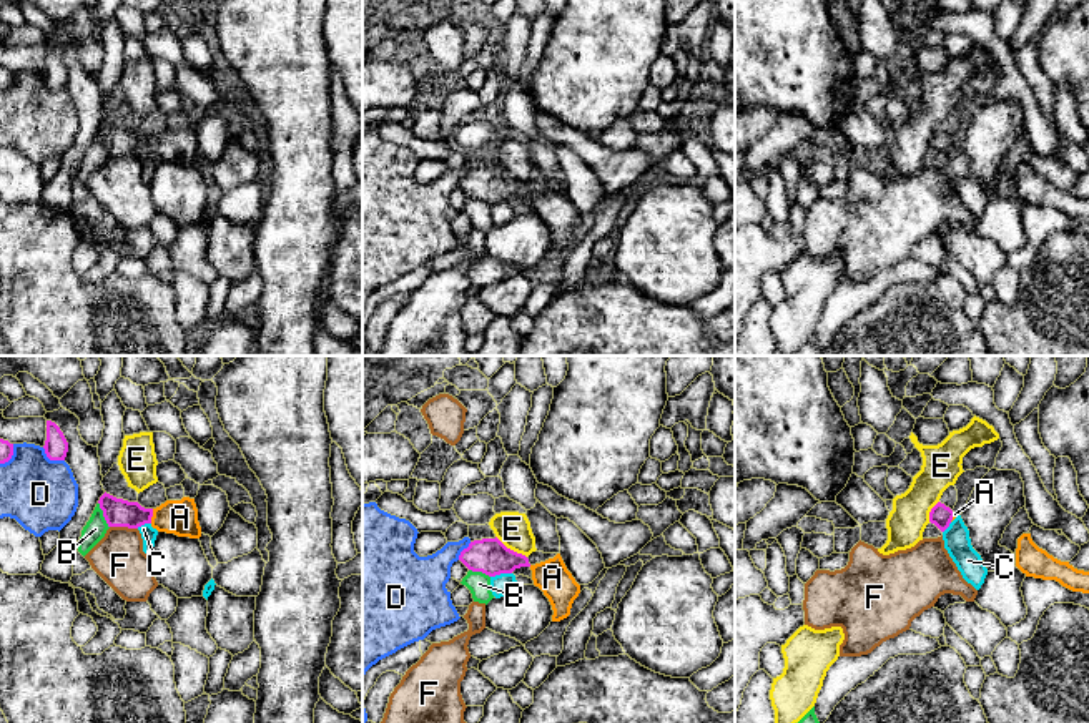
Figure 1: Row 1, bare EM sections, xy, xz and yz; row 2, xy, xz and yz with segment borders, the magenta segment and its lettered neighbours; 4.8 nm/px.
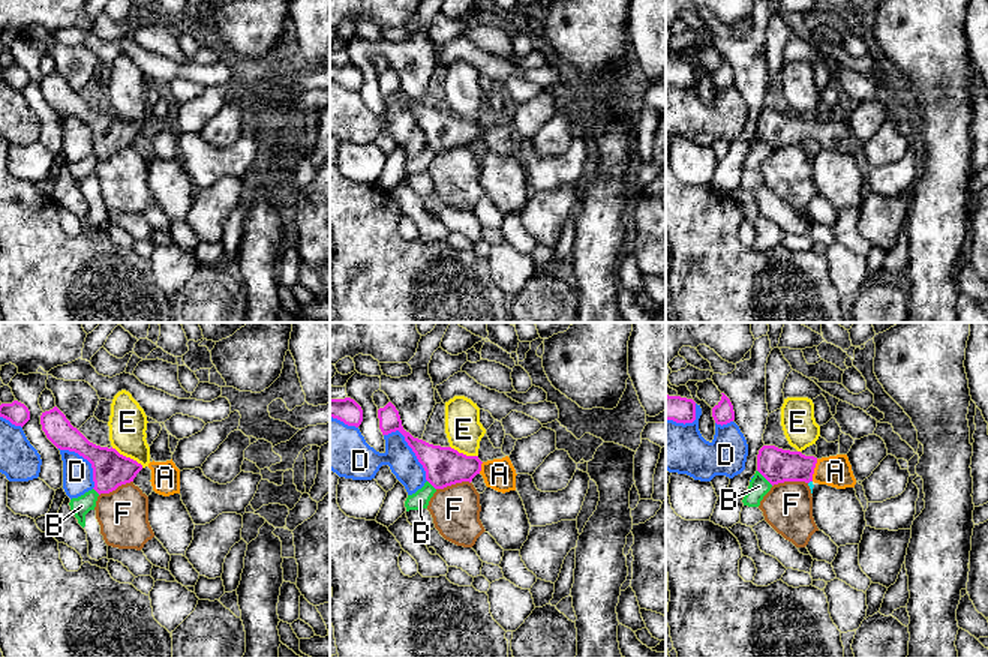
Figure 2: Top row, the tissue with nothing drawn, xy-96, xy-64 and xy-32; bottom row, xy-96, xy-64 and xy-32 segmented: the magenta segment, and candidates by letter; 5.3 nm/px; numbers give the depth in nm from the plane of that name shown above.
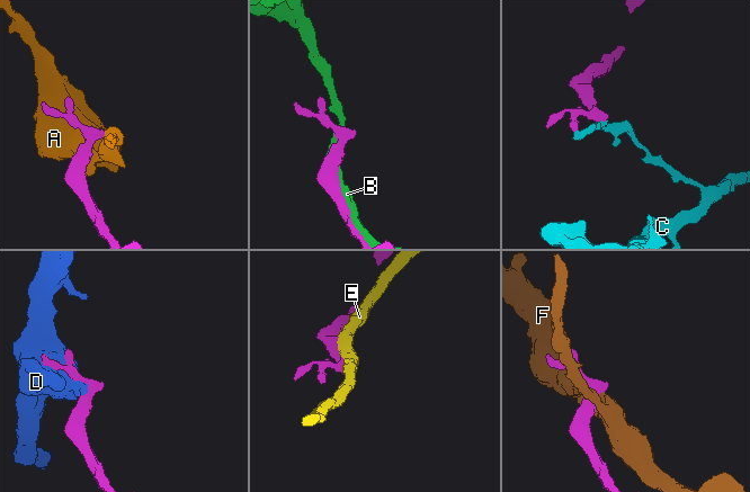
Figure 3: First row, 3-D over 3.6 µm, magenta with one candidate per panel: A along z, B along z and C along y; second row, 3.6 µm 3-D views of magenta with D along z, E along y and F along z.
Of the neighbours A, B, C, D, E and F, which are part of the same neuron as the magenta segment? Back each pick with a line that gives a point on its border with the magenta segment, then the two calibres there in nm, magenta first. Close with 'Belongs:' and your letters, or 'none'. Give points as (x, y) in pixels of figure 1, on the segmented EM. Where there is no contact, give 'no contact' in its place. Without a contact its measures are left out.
A: xy (152, 516) | 140/170 nm
Belongs: A

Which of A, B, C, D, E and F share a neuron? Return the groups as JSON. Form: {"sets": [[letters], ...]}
{"sets": [["A"], ["B"], ["C"], ["D"], ["E"], ["F"]]}

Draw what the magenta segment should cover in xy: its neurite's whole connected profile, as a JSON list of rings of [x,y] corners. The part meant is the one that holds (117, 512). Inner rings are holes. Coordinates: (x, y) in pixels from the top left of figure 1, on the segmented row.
[[[103,494],[98,500],[108,527],[138,529],[150,524],[158,532],[175,534],[178,537],[200,539],[201,527],[195,499],[166,500],[156,509],[145,509],[138,502],[116,499]]]

